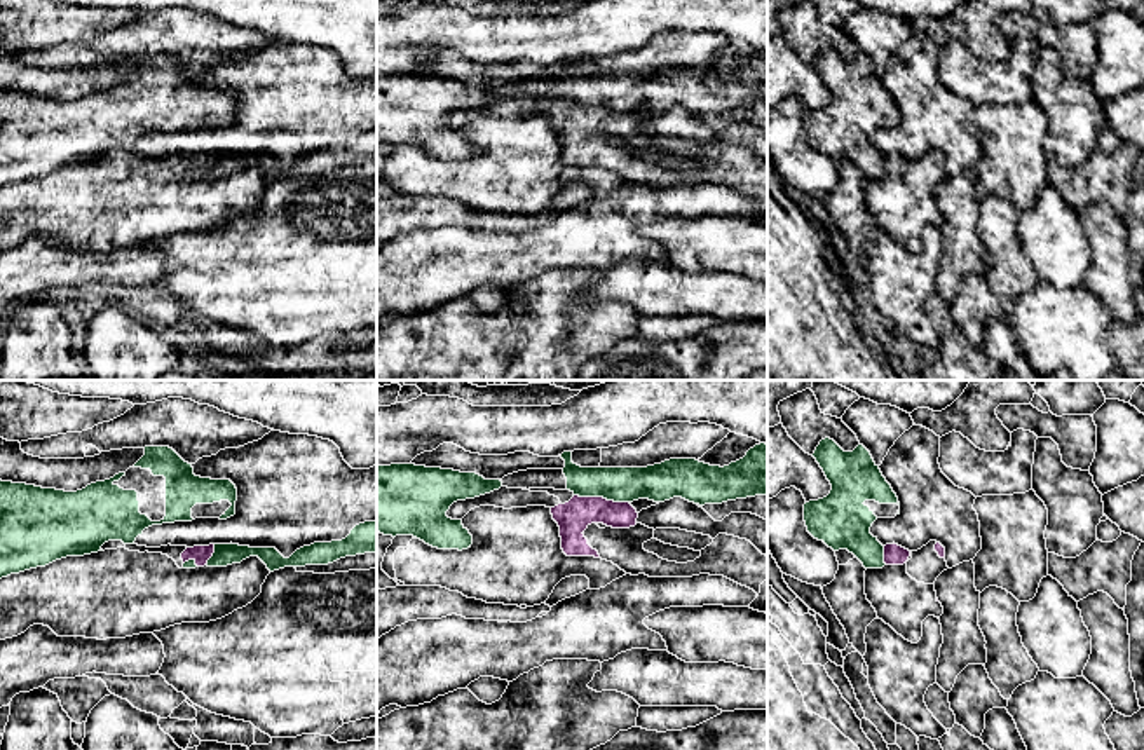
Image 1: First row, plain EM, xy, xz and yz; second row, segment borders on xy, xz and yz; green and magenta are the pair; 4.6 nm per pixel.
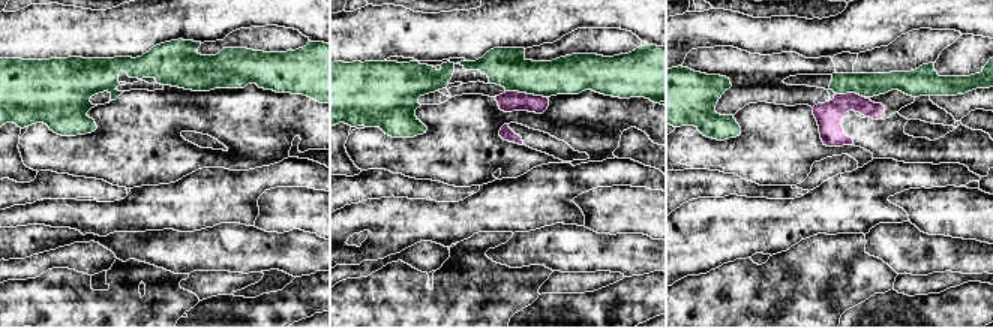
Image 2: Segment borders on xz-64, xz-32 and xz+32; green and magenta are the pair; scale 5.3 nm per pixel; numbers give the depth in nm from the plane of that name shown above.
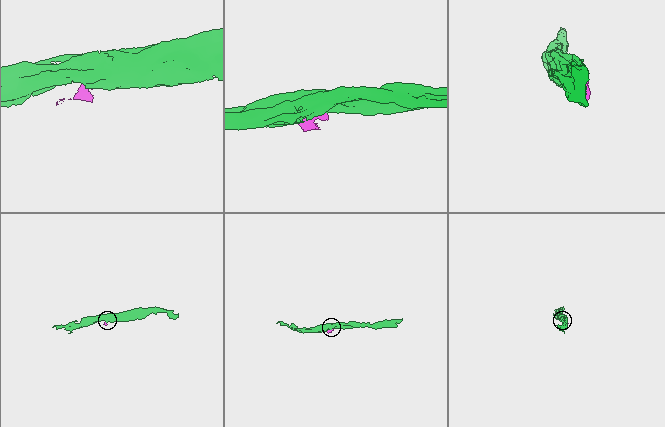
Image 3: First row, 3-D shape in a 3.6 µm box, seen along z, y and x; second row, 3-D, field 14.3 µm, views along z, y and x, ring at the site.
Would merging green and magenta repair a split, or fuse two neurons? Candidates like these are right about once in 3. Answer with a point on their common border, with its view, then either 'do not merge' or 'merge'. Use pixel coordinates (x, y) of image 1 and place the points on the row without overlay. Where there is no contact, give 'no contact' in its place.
contact xz (602, 105); do not merge

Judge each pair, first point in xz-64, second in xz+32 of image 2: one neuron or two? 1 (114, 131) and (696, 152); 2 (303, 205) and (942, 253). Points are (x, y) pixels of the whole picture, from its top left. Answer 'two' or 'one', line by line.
1: one
2: two

